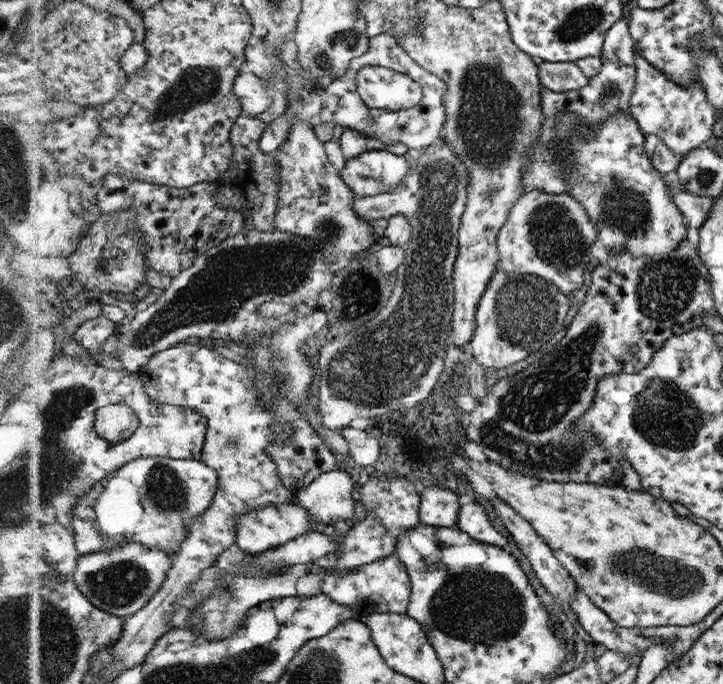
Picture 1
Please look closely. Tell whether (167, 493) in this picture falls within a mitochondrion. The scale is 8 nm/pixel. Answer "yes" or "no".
yes

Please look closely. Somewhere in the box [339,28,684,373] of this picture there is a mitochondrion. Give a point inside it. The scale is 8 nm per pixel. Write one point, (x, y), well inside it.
(490, 117)

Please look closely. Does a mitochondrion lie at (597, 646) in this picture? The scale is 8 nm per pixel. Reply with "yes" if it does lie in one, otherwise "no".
no

